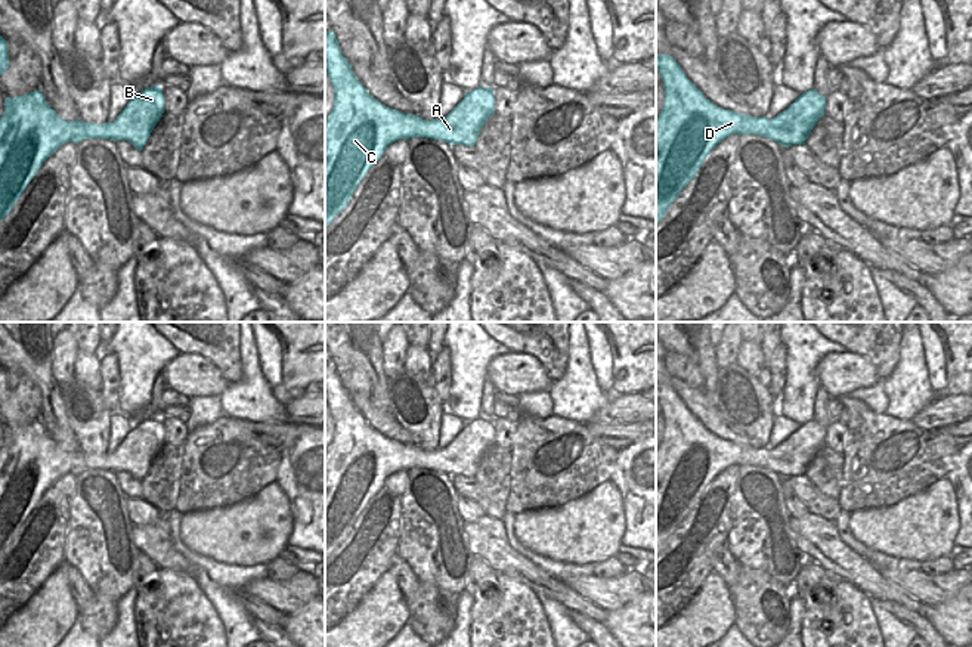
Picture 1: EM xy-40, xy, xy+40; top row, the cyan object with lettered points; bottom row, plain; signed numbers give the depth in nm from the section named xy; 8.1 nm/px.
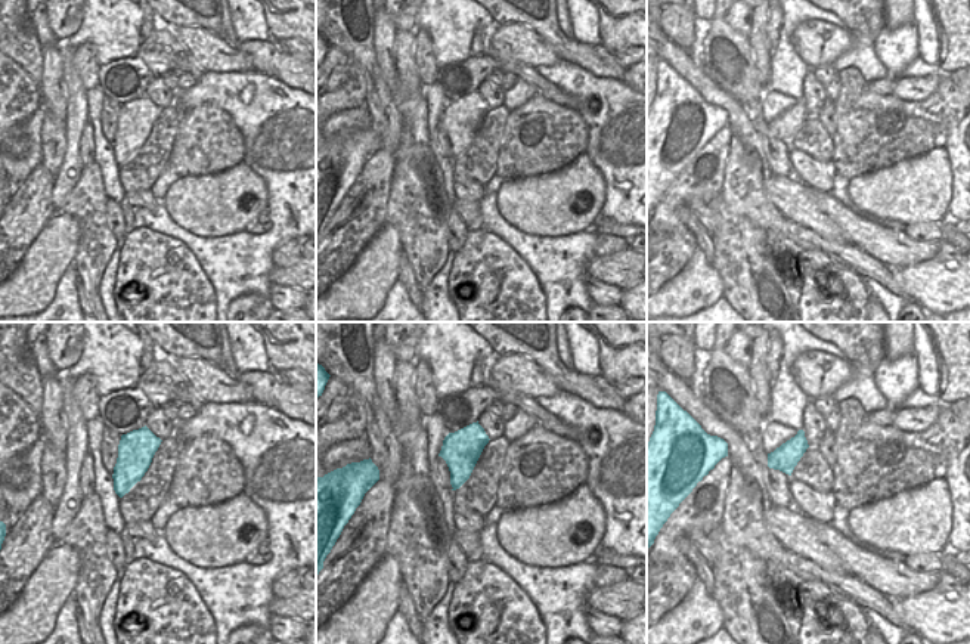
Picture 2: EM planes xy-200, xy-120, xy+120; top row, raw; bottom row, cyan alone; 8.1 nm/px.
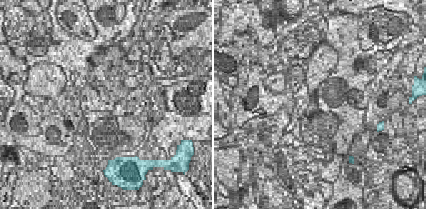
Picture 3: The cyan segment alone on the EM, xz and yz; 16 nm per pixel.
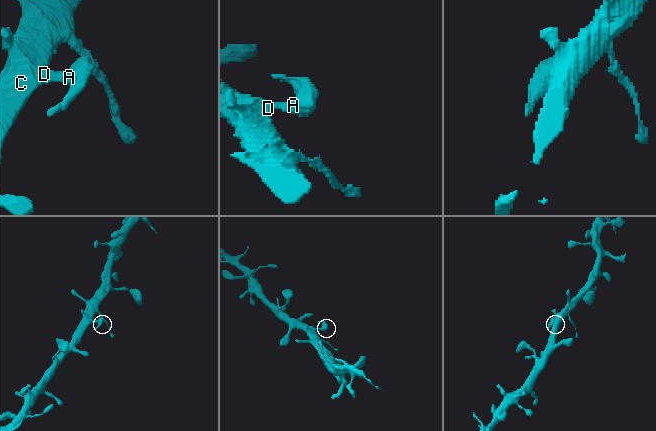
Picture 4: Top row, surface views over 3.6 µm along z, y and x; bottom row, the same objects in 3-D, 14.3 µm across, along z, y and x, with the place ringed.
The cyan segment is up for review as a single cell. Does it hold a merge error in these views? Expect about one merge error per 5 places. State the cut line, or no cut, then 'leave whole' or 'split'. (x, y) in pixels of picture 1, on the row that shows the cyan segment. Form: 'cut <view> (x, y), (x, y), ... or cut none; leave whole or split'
cut none; leave whole

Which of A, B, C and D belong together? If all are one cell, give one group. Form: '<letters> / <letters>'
A B C D

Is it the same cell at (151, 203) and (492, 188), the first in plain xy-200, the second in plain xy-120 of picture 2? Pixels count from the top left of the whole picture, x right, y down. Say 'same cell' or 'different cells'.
different cells

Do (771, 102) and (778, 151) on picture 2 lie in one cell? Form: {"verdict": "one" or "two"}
{"verdict": "two"}

